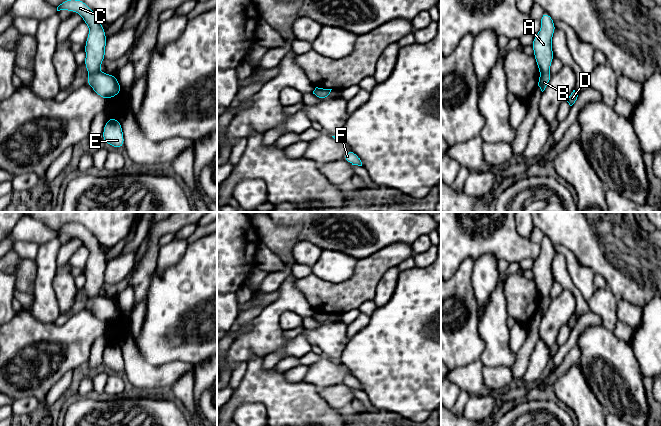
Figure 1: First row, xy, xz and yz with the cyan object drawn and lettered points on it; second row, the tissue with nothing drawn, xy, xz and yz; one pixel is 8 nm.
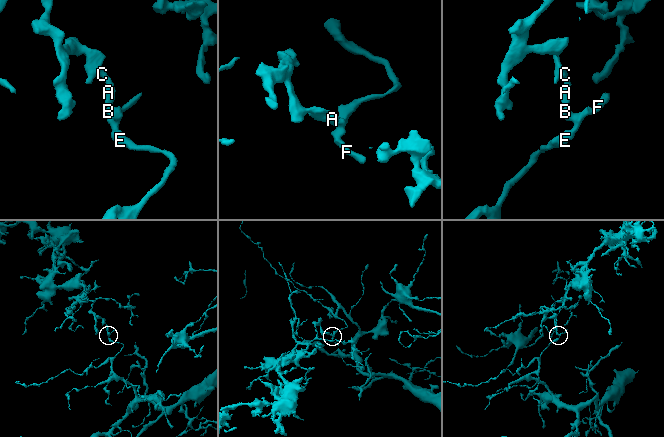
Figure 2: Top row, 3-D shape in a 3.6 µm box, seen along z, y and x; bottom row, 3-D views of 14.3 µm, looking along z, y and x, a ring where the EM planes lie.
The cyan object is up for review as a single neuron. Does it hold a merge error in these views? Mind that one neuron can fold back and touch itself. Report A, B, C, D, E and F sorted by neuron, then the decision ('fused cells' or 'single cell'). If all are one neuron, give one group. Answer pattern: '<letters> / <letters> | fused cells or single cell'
A C / B D E F | fused cells

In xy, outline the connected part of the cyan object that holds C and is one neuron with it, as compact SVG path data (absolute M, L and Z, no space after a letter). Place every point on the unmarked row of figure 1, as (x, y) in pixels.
M68 223L63 225L57 235L67 234L77 236L83 245L89 250L89 259L85 267L85 291L89 298L98 296L100 289L105 283L105 270L107 263L105 253L92 233L79 223Z

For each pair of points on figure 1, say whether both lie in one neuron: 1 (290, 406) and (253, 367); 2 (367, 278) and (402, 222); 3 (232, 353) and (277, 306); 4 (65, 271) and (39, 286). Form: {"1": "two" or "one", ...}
{"1": "one", "2": "two", "3": "one", "4": "two"}

